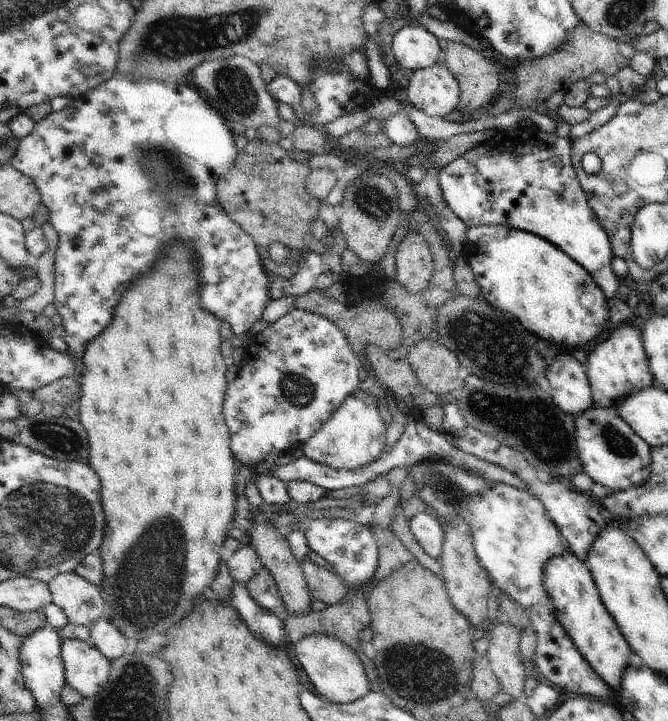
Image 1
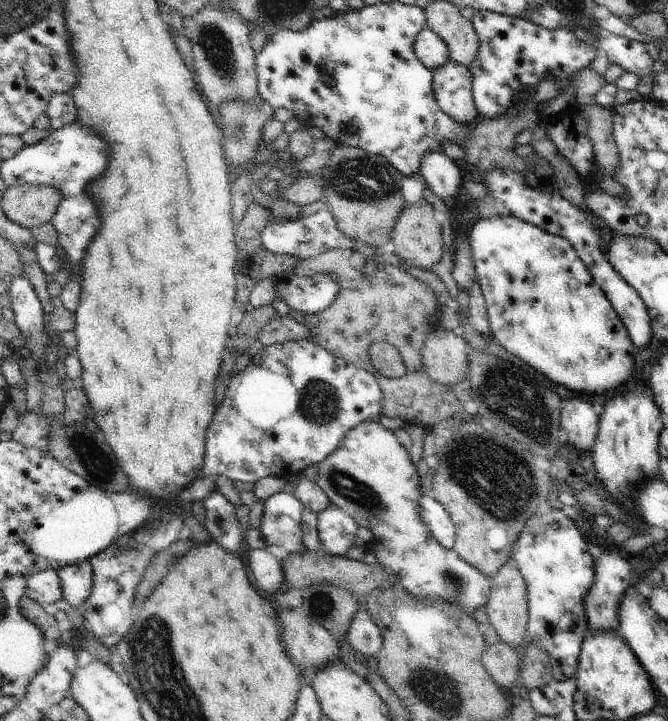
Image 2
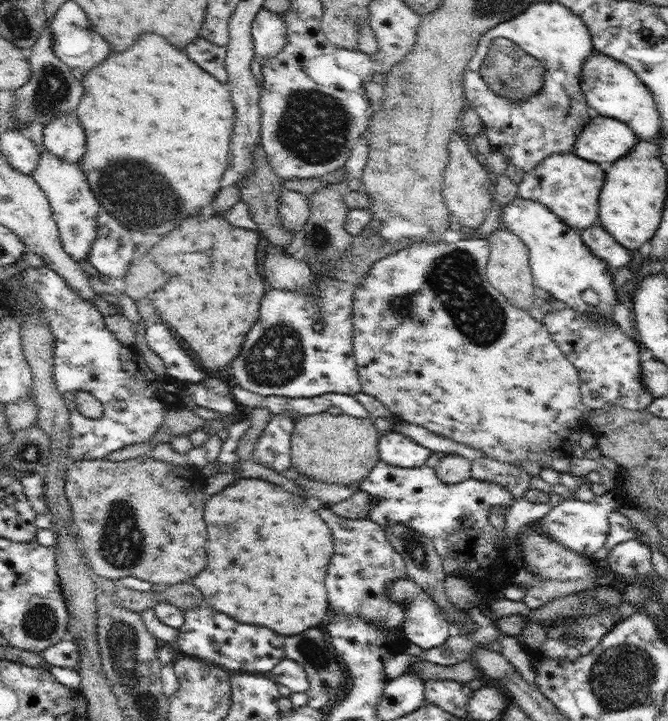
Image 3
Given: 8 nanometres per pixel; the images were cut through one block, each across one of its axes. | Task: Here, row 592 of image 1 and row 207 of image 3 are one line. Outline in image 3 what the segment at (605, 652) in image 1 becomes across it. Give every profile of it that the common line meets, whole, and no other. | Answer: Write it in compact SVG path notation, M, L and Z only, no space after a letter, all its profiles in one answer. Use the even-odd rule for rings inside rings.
M554 153L541 160L517 184L518 195L539 202L554 212L565 224L582 230L598 224L599 196L605 181L604 166L584 160L572 153Z

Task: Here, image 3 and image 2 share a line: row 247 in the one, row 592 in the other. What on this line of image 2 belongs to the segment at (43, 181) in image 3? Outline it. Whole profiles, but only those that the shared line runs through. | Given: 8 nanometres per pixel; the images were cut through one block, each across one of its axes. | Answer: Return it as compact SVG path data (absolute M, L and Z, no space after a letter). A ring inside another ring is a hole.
M88 561L56 570L62 582L63 598L74 609L82 609L93 588L93 568Z

